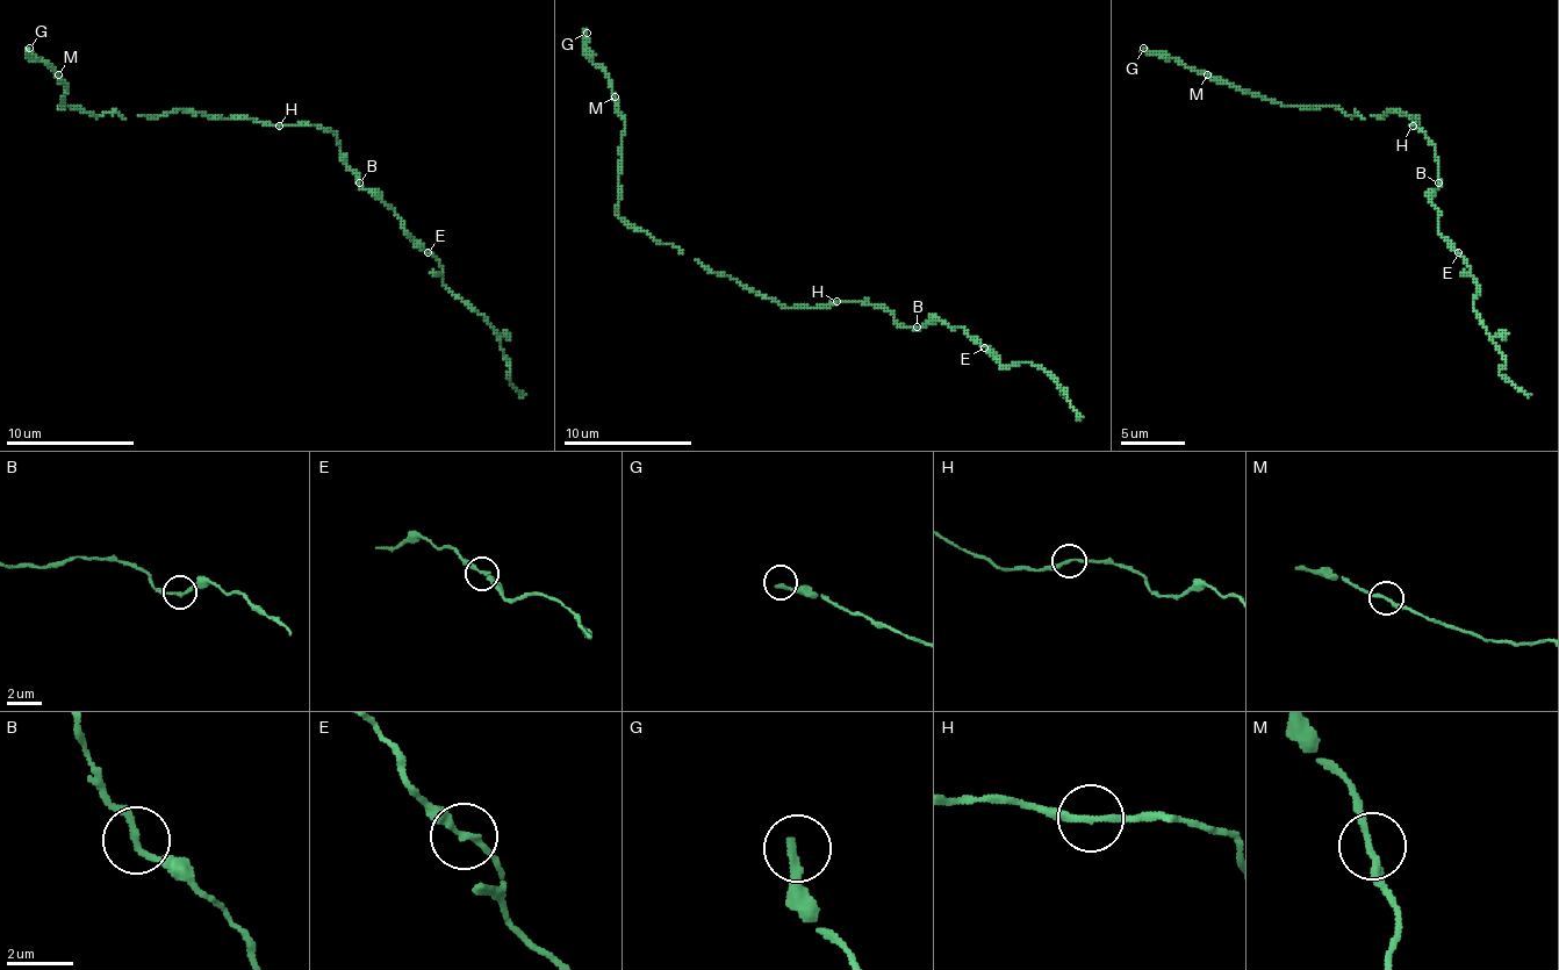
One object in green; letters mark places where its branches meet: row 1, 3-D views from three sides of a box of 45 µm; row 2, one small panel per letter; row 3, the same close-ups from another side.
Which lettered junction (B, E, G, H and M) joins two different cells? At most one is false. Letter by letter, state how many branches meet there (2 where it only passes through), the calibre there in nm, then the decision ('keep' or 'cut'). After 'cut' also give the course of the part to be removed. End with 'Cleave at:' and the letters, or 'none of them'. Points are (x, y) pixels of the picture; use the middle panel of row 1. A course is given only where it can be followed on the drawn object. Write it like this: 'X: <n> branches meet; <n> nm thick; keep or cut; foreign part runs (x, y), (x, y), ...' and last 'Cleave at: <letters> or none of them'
B: 2 branches meet; 190 nm thick; keep
E: 2 branches meet; 200 nm thick; keep
G: 1 branches meet; 240 nm thick; keep
H: 2 branches meet; 200 nm thick; keep
M: 2 branches meet; 190 nm thick; keep
Cleave at: none of them

